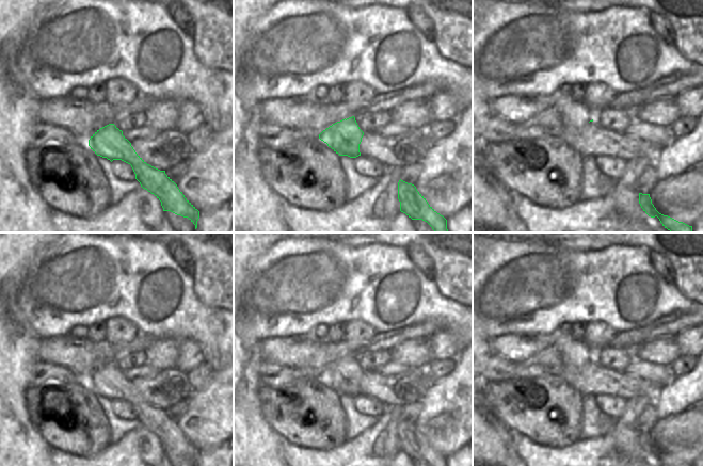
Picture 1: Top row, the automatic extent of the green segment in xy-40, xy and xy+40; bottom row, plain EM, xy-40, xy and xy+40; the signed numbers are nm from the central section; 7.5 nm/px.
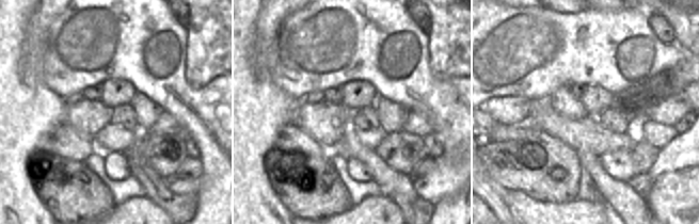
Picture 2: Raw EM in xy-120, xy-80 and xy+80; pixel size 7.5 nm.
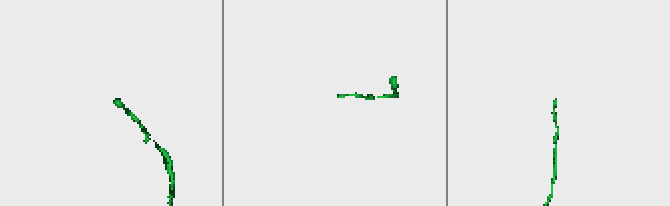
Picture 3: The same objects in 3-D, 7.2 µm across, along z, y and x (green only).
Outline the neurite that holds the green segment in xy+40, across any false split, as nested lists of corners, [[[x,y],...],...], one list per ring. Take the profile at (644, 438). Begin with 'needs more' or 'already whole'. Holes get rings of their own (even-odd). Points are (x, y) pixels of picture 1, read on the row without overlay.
already whole; [[[639,432],[639,443],[643,450],[651,456],[657,455],[665,466],[692,466],[689,465],[683,461],[678,461],[668,454],[664,454],[659,452],[654,444],[652,443],[652,438],[650,436],[650,433],[642,433]]]

